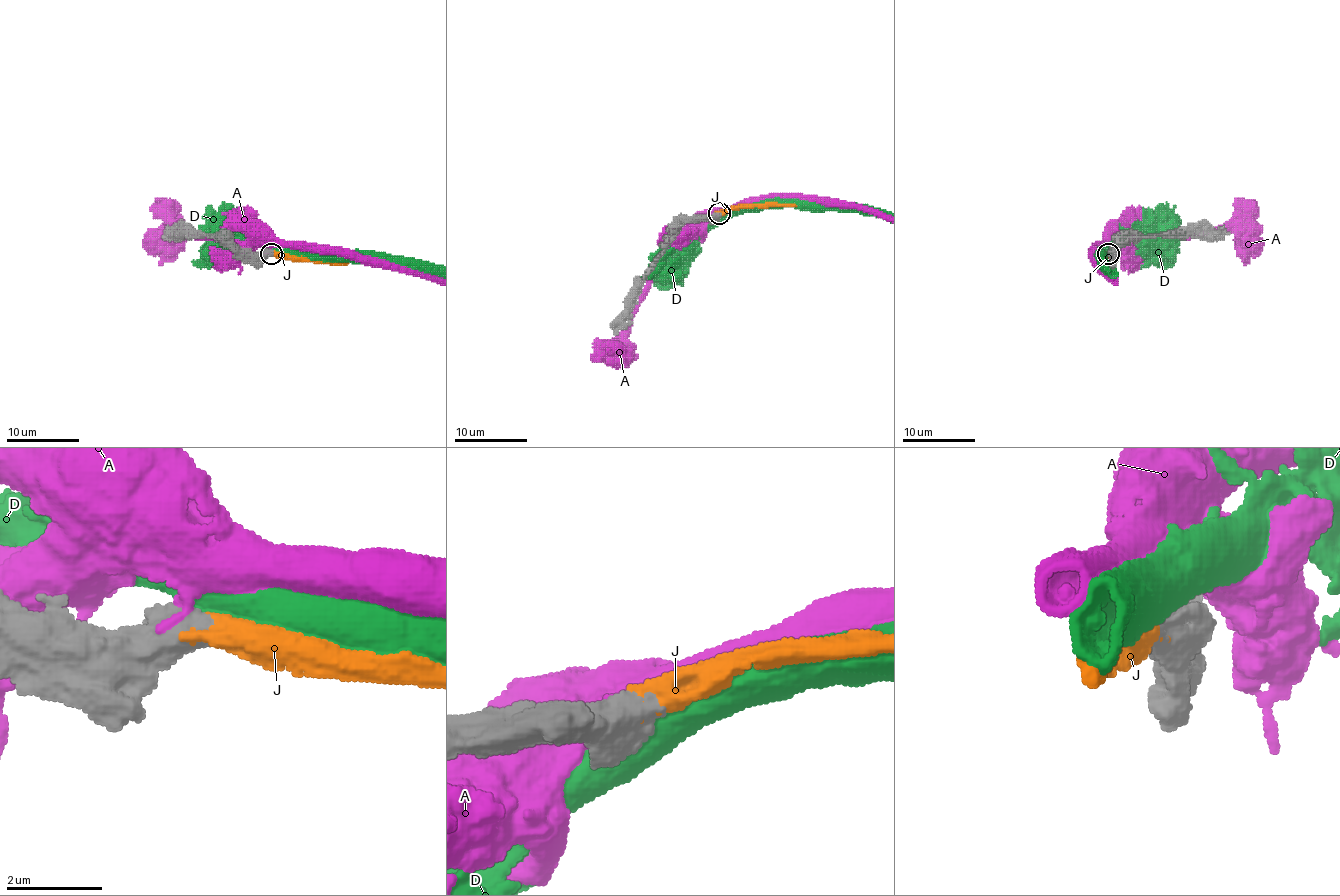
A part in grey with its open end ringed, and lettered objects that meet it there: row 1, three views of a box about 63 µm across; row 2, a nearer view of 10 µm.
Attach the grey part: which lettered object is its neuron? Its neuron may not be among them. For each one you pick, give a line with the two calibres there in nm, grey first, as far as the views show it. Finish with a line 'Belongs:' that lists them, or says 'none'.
J: calibres 850 and 300 nm
Belongs: J

